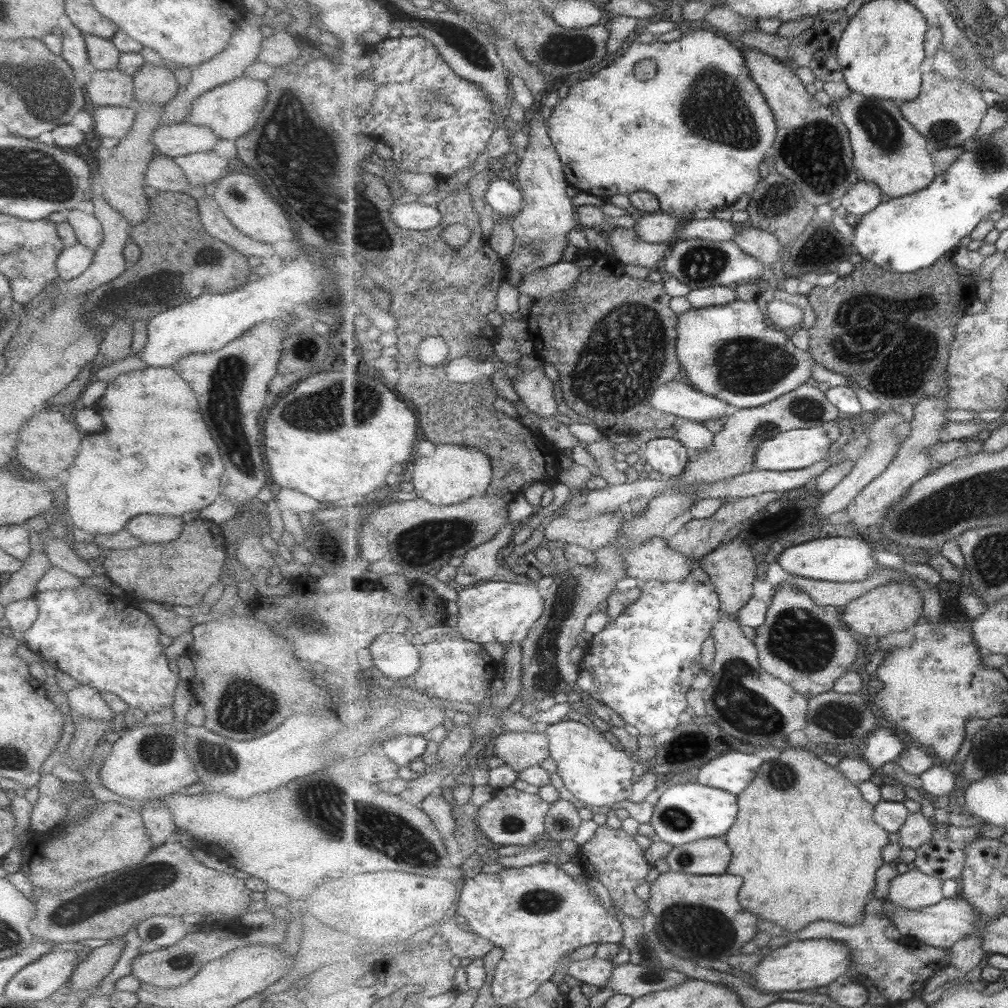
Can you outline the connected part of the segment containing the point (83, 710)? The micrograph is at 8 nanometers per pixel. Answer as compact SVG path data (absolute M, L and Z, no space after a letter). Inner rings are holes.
M79 683L67 693L69 704L78 716L104 722L113 720L115 713L107 706L97 688Z

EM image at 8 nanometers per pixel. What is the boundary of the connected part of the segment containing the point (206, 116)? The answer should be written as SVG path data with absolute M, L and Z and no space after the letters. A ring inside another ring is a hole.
M241 77L234 81L216 86L209 92L195 98L190 106L191 112L186 123L195 126L210 127L222 140L237 140L240 136L250 132L265 108L269 87L264 81Z

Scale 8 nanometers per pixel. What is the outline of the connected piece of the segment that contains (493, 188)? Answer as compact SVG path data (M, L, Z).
M498 179L490 185L485 201L508 217L517 216L525 207L523 189L505 179Z

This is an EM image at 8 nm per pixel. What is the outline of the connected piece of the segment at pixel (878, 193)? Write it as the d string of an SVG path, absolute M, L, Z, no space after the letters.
M863 178L858 184L854 184L854 188L851 188L848 195L844 196L841 204L849 213L864 218L876 210L886 199L880 184L868 182Z

